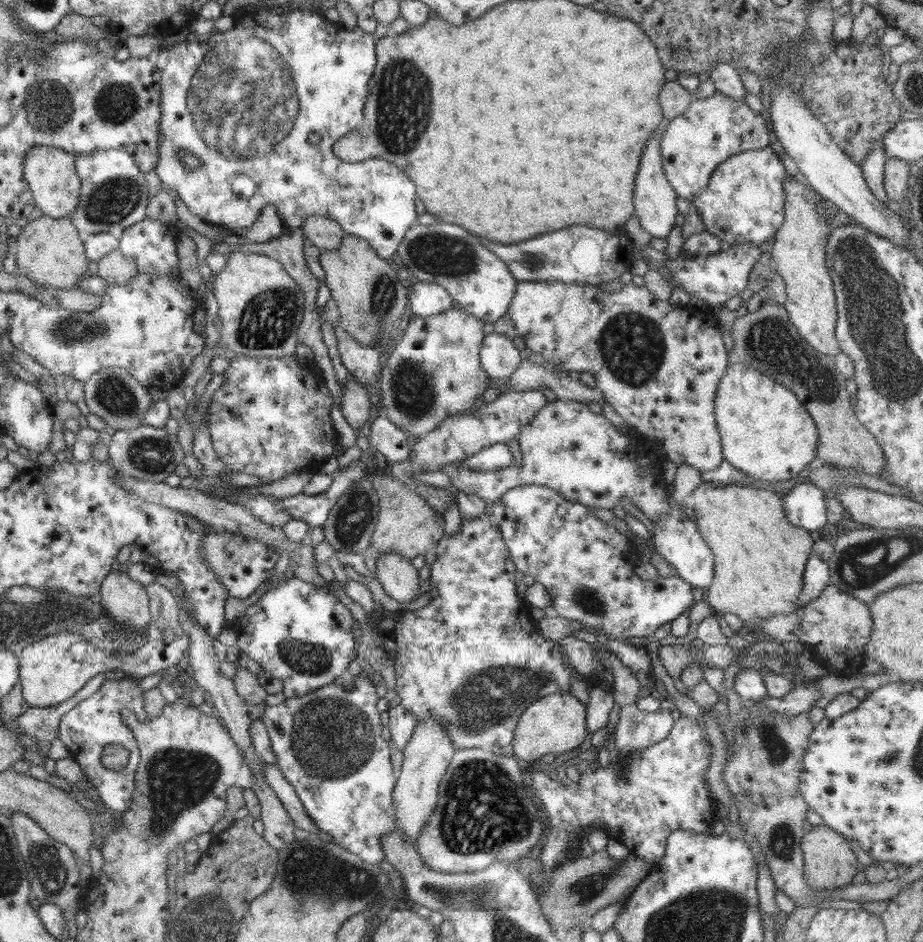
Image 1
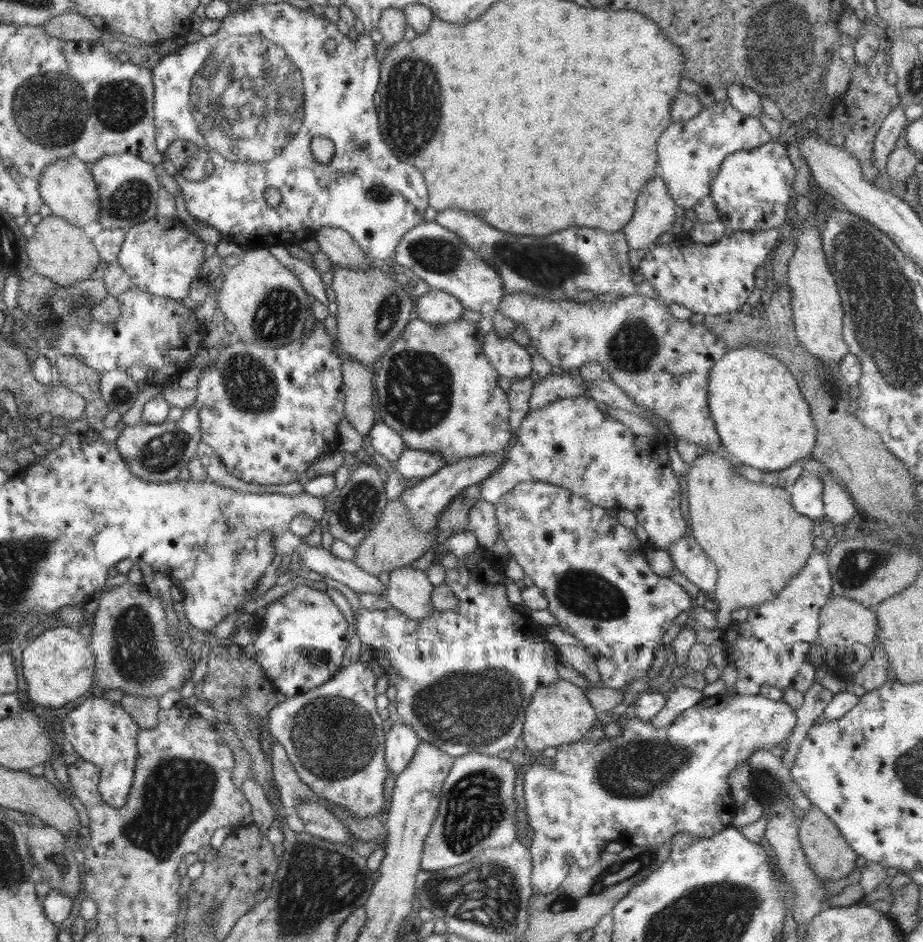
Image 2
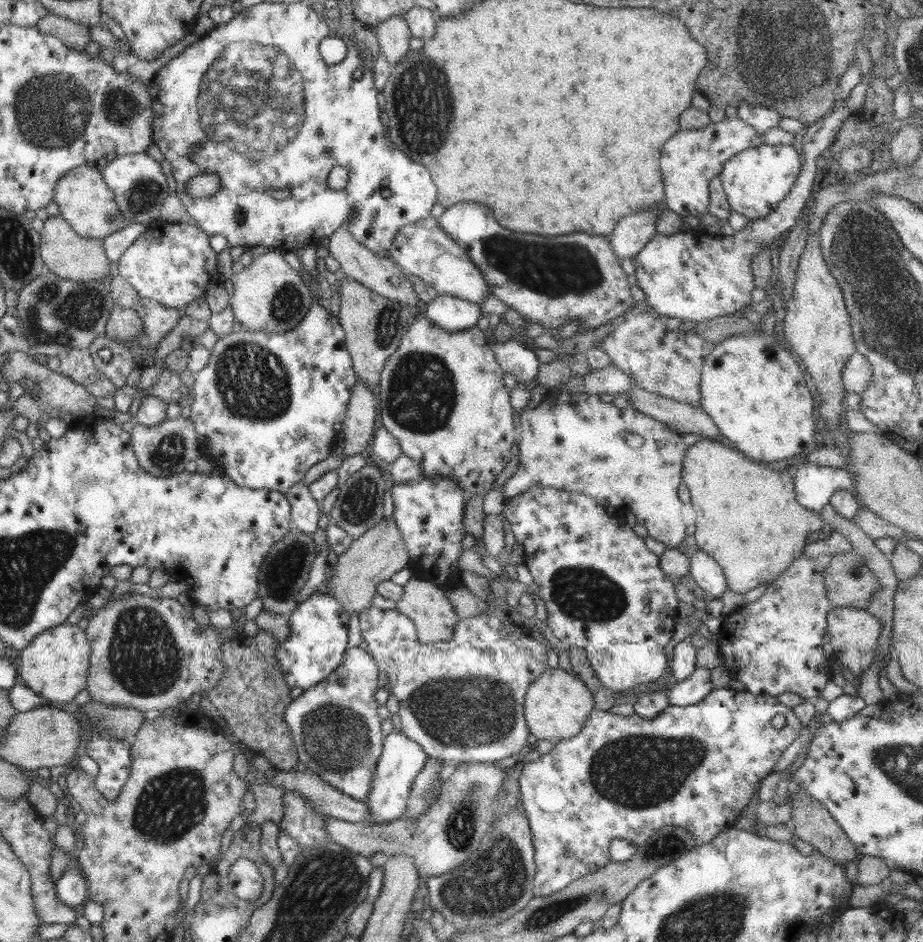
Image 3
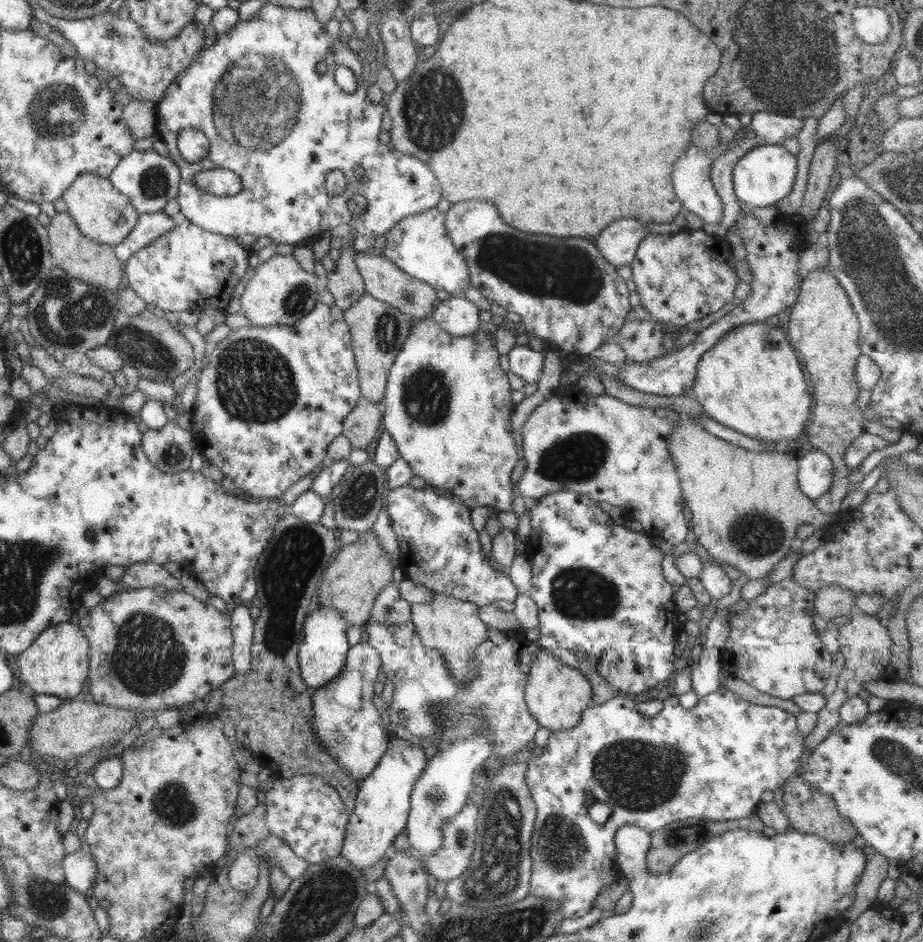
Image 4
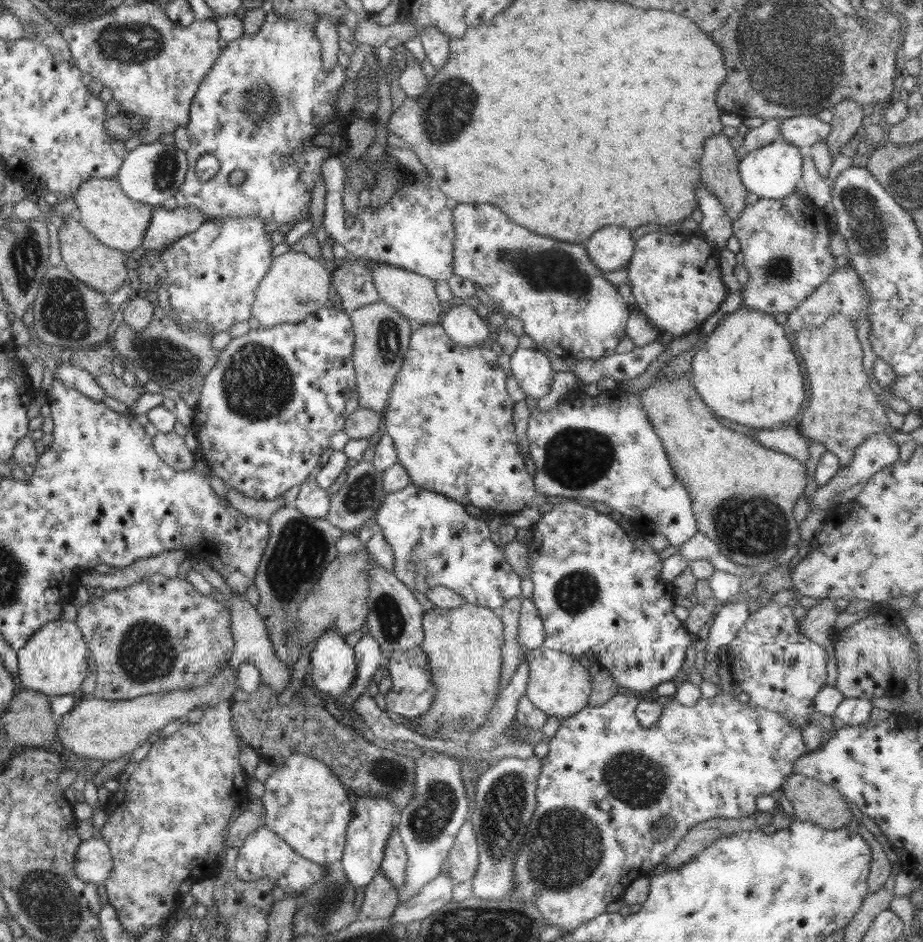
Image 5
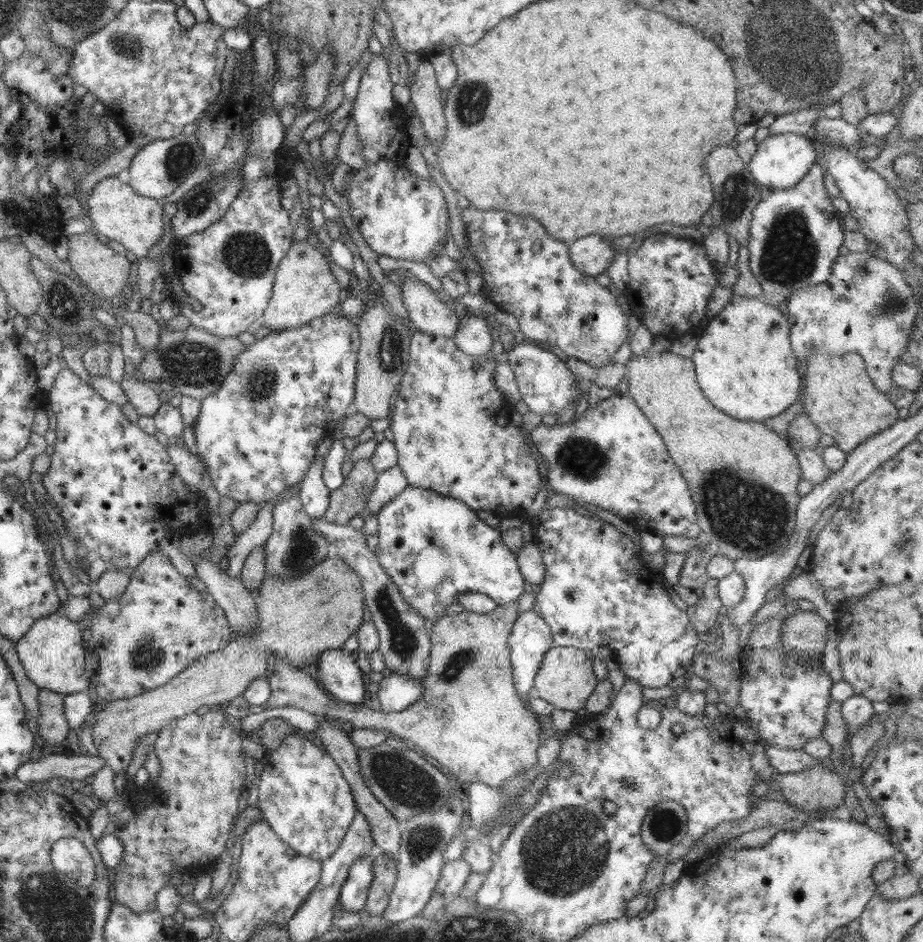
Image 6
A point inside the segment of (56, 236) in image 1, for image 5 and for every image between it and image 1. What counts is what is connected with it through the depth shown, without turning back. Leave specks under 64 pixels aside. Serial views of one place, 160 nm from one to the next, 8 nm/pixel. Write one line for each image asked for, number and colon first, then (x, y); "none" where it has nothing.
2: (59, 251)
3: (72, 257)
4: (84, 259)
5: (100, 267)

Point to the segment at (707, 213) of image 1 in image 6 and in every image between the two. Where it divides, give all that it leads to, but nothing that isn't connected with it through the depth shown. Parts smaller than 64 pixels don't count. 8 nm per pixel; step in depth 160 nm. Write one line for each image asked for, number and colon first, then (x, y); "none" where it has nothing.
2: (752, 190)
3: (755, 181)
4: (765, 175)
5: (774, 171)
6: (781, 160)

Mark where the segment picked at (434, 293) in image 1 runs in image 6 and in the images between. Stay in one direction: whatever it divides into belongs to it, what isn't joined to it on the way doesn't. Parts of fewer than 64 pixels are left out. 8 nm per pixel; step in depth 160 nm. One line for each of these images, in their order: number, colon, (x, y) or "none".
2: (437, 307)
3: (452, 314)
4: (458, 316)
5: (462, 324)
6: (473, 337)

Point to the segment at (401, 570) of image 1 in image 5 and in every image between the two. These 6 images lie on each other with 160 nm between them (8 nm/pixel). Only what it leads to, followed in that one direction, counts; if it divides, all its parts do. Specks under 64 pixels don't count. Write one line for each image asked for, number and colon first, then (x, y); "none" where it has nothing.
2: (408, 591)
3: (426, 605)
4: (450, 625)
5: (464, 644)

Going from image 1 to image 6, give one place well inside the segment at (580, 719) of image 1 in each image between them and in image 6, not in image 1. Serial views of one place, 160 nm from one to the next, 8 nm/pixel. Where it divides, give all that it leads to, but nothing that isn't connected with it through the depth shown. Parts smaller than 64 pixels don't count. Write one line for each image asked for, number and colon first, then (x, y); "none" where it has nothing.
2: (560, 713)
3: (557, 704)
4: (556, 694)
5: (558, 685)
6: (565, 679)

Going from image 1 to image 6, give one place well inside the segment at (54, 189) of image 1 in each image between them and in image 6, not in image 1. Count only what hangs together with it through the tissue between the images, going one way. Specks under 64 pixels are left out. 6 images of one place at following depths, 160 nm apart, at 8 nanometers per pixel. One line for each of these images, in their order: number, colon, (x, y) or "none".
2: (68, 187)
3: (84, 200)
4: (102, 213)
5: (117, 221)
6: (118, 213)

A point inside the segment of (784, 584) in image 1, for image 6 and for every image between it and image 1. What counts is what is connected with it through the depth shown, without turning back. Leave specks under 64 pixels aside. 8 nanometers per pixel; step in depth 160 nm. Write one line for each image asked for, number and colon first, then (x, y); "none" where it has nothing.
2: (758, 542)
3: (747, 518)
4: (744, 507)
5: (743, 495)
6: (749, 510)

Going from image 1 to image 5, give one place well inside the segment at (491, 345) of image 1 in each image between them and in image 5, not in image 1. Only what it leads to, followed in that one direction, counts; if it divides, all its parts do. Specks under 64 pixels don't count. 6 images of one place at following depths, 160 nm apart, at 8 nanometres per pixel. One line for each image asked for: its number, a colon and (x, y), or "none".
2: (511, 360)
3: (516, 357)
4: (526, 363)
5: (532, 369)

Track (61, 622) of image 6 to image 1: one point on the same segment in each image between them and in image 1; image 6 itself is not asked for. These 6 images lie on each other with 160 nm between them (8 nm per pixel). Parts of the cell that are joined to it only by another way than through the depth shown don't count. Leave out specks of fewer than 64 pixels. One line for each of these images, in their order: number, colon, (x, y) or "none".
1: (52, 670)
2: (58, 665)
3: (55, 664)
4: (57, 663)
5: (53, 661)

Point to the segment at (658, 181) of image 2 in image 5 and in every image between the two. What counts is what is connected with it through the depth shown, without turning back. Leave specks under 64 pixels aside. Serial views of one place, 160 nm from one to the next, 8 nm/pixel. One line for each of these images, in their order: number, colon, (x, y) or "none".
3: (631, 234)
4: (618, 244)
5: (610, 249)

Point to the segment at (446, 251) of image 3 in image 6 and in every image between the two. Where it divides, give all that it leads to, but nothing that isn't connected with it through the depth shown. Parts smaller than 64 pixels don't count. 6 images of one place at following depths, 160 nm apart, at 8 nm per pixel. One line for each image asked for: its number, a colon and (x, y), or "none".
4: (419, 245)
5: (414, 230)
6: (402, 215)

